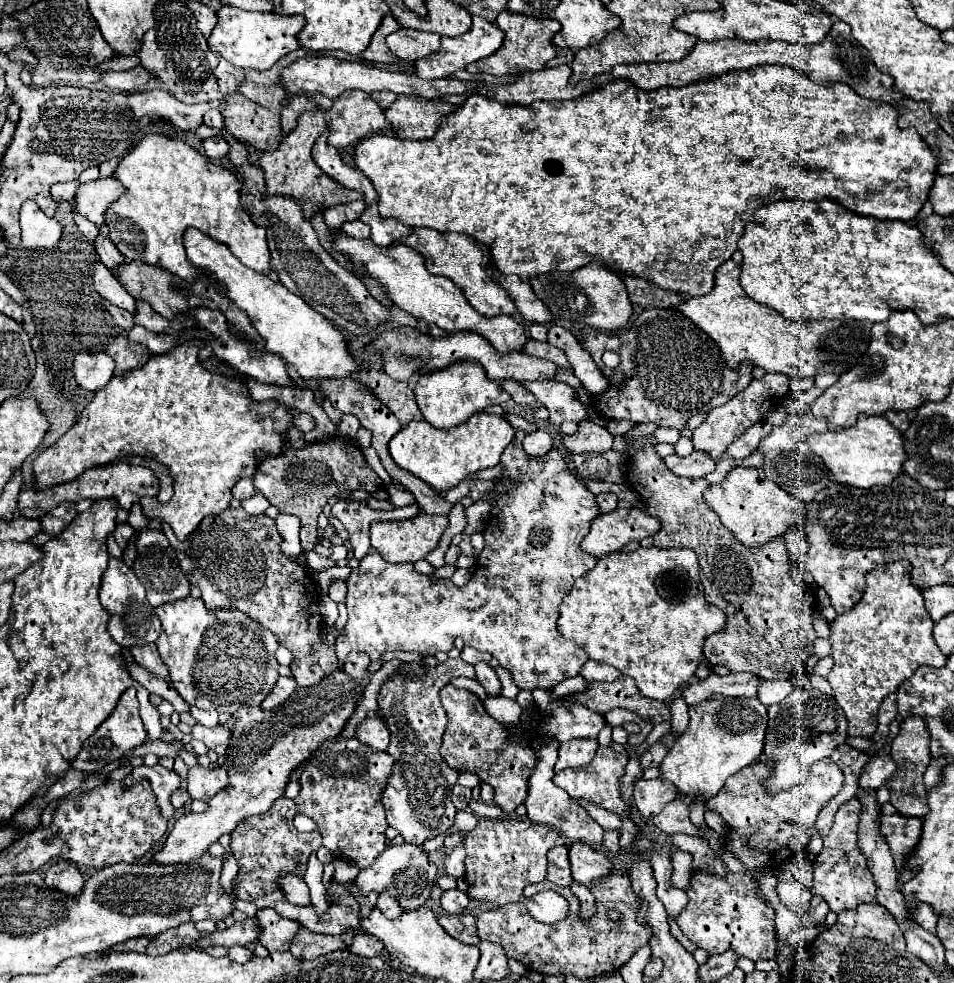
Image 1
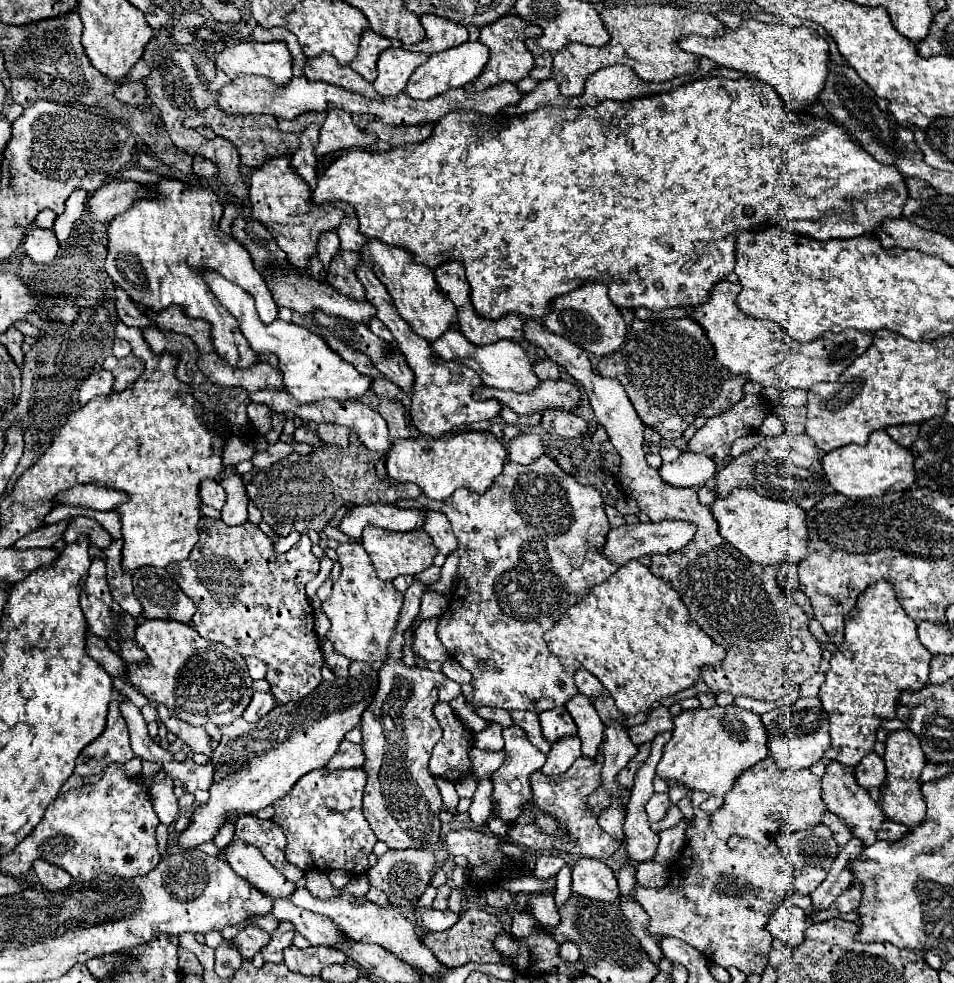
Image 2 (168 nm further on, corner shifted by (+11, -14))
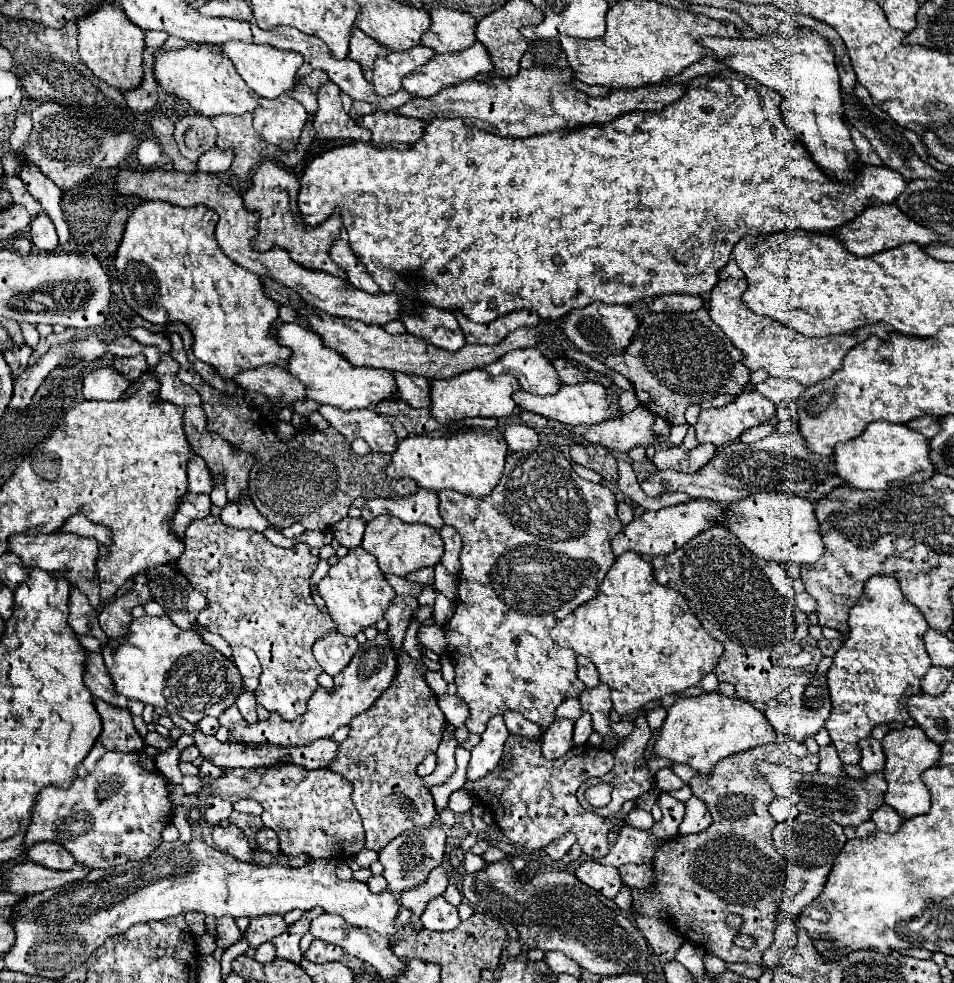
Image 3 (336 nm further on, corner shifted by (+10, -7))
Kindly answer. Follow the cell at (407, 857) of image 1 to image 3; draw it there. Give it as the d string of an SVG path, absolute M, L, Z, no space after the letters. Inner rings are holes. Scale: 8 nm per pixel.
M439 826L427 828L427 830L415 830L397 836L391 840L381 852L379 862L383 864L383 878L387 880L387 886L391 892L401 894L405 890L411 890L419 884L423 884L433 868L437 868L443 862L443 850L445 850L445 832Z

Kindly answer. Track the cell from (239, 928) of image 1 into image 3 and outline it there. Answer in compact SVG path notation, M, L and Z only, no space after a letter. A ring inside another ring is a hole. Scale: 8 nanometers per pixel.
M259 916L259 918L251 918L251 924L245 932L245 938L249 942L249 946L257 948L269 940L273 940L275 936L283 934L287 928L287 924L283 922L283 916Z

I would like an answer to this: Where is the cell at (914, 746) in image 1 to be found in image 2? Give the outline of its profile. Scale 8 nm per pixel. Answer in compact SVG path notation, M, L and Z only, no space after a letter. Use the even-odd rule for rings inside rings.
M908 729L888 733L884 763L886 763L886 783L880 787L880 807L890 821L914 829L926 817L926 803L920 791L920 773L926 765L926 757L916 735Z

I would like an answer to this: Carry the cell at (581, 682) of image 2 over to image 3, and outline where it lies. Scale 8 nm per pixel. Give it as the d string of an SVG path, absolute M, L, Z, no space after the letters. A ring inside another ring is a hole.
M577 656L577 666L579 666L577 676L579 676L579 680L581 680L587 688L595 688L597 684L601 684L599 672L597 672L597 668L593 666L593 662L589 662L585 656Z

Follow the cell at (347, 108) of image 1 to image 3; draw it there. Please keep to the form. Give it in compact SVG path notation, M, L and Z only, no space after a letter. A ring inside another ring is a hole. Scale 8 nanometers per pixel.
M327 82L319 88L319 110L313 116L313 128L317 132L317 138L323 140L371 140L371 132L367 128L361 128L343 110L341 90L333 82Z

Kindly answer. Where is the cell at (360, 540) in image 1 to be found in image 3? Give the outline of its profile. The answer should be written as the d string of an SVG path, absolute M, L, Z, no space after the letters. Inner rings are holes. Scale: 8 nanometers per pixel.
M419 488L415 494L409 494L403 498L367 500L365 506L361 508L361 518L365 522L369 522L381 514L391 514L403 522L409 522L409 524L421 522L421 524L427 524L427 526L433 526L439 530L443 526L443 518L439 516L437 504L439 504L439 500L437 500L435 492Z

